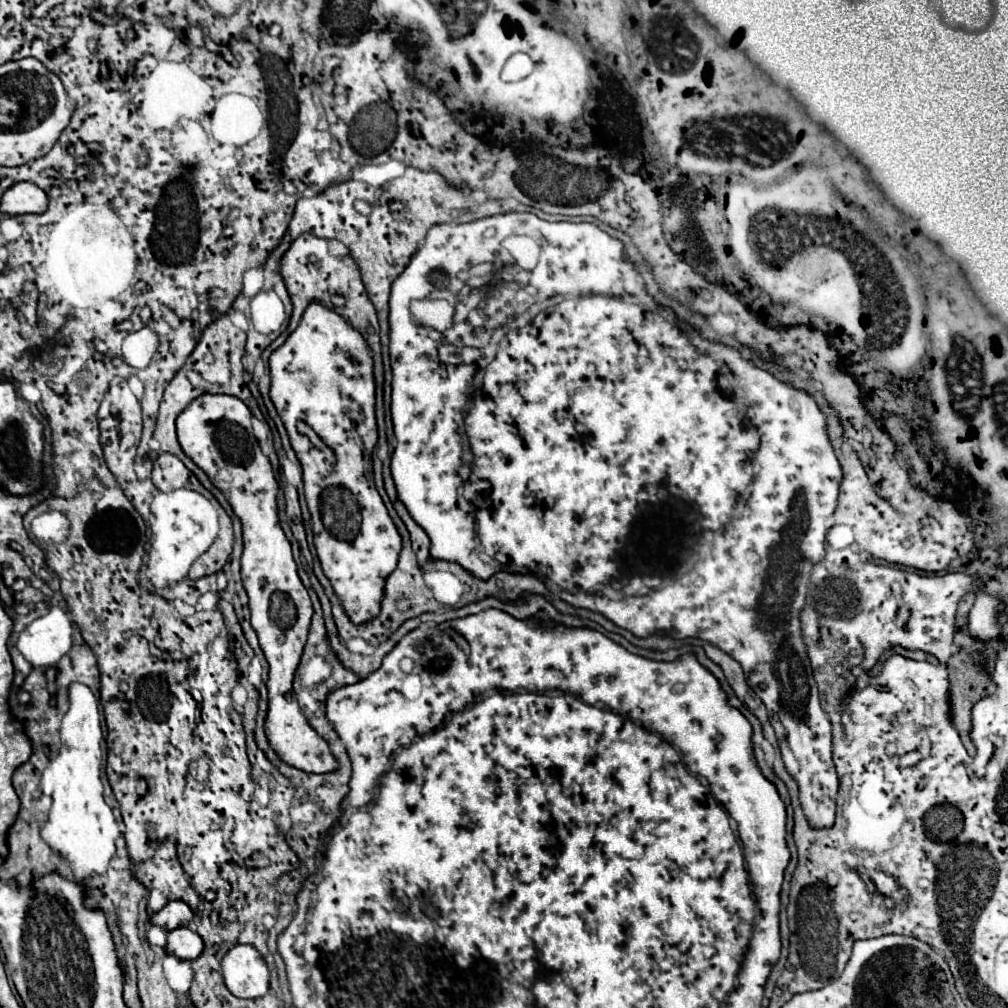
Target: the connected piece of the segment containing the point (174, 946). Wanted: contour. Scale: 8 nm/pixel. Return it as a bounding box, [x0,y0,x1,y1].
[165,928,203,960]

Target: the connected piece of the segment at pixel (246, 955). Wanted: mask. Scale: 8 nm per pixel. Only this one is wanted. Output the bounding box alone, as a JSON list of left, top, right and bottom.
[221,944,269,998]

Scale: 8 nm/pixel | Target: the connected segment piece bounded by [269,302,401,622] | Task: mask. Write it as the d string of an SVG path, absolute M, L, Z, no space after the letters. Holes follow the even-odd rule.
M311 302L305 310L301 324L287 338L287 342L277 348L269 358L269 396L287 428L291 446L303 466L305 498L313 518L315 548L321 560L323 572L329 578L335 594L339 596L345 612L353 622L367 622L379 614L379 604L383 598L383 586L387 576L395 570L401 552L401 536L375 488L371 452L377 444L377 422L375 422L375 380L373 380L373 360L365 338L353 330L353 326L341 318L337 312ZM297 422L305 422L321 438L321 442L331 450L335 462L327 452L317 448L309 436L297 432Z

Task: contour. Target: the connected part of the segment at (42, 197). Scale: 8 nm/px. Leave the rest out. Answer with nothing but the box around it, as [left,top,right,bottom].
[1,182,47,216]

